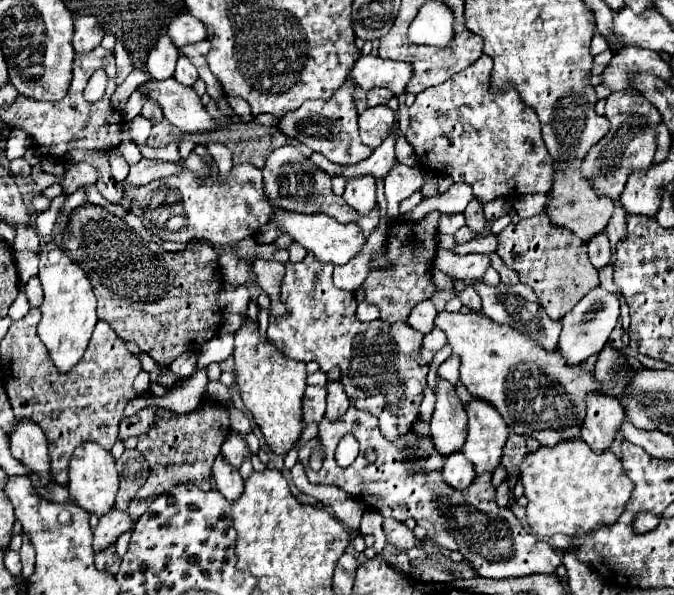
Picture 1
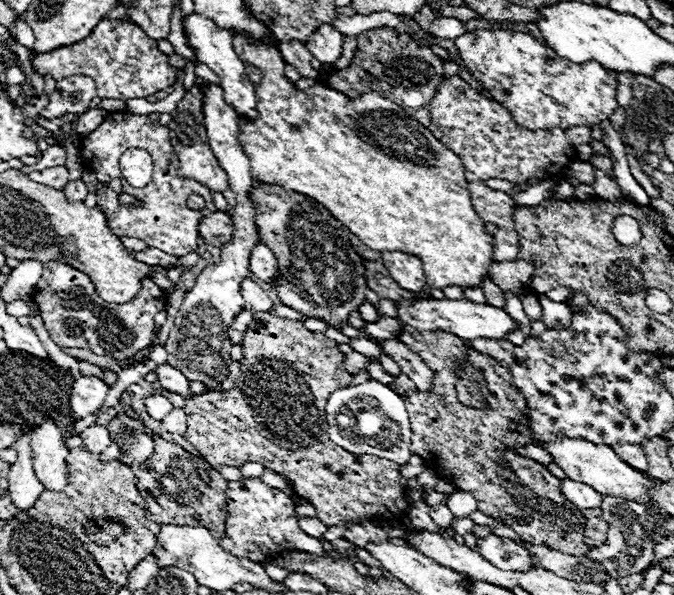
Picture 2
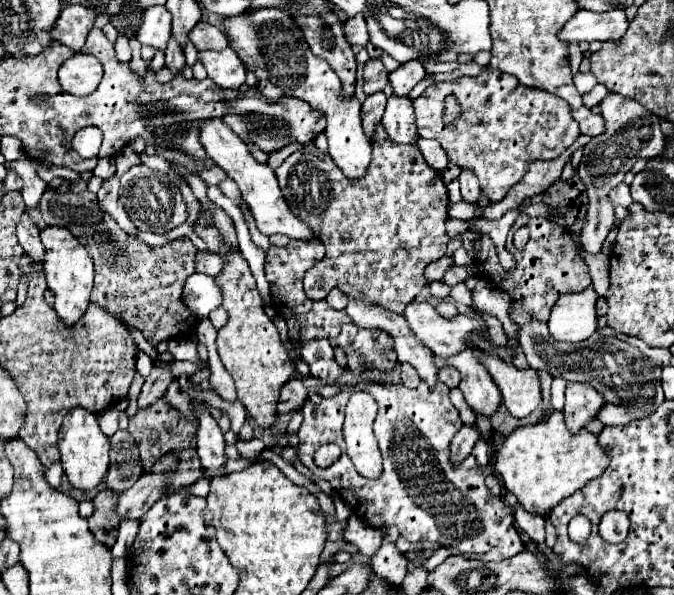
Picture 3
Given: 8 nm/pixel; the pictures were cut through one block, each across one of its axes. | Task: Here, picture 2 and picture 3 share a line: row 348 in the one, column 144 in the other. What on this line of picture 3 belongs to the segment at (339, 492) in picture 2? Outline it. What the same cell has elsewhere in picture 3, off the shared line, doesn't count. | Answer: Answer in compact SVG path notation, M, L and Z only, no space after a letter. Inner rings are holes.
M118 176L102 182L98 200L96 194L88 190L80 194L58 194L52 188L48 188L40 200L40 210L46 224L68 228L90 252L96 270L92 302L108 310L122 324L140 330L154 348L170 338L190 338L196 332L200 318L186 308L182 300L182 288L186 278L196 272L196 246L190 242L190 238L178 238L164 246L148 246L138 238L134 240L134 222L122 210L122 204L118 200ZM98 200L100 208L104 208L108 214L100 212Z

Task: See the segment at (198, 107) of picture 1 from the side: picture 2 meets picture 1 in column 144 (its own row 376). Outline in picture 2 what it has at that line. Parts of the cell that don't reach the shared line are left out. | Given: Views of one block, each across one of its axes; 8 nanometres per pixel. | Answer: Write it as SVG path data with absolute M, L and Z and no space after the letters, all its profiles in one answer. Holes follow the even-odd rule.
M82 376L74 380L72 392L70 392L70 410L76 418L84 418L92 412L96 412L108 394L108 386L96 378L96 376Z

